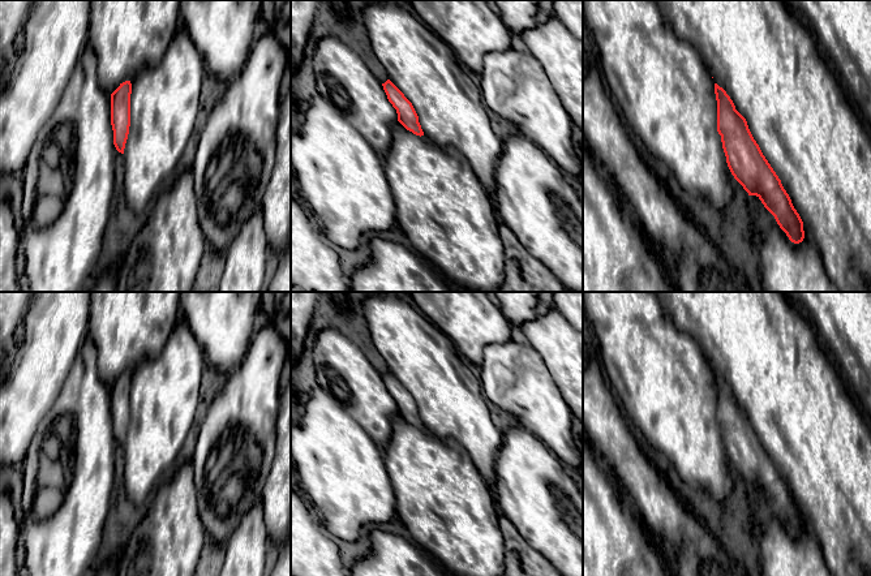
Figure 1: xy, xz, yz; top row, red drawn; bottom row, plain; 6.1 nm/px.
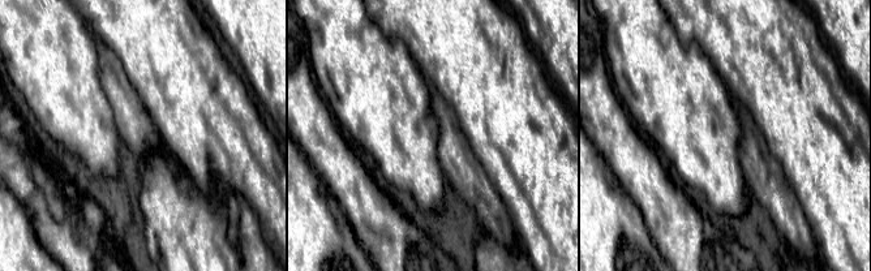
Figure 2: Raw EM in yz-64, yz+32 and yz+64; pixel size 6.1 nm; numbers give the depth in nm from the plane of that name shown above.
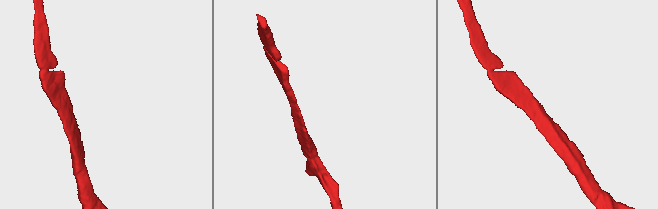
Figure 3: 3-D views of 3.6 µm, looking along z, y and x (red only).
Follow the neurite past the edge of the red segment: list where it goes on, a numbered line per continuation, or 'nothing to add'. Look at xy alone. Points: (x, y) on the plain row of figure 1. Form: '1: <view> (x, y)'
nothing to add

